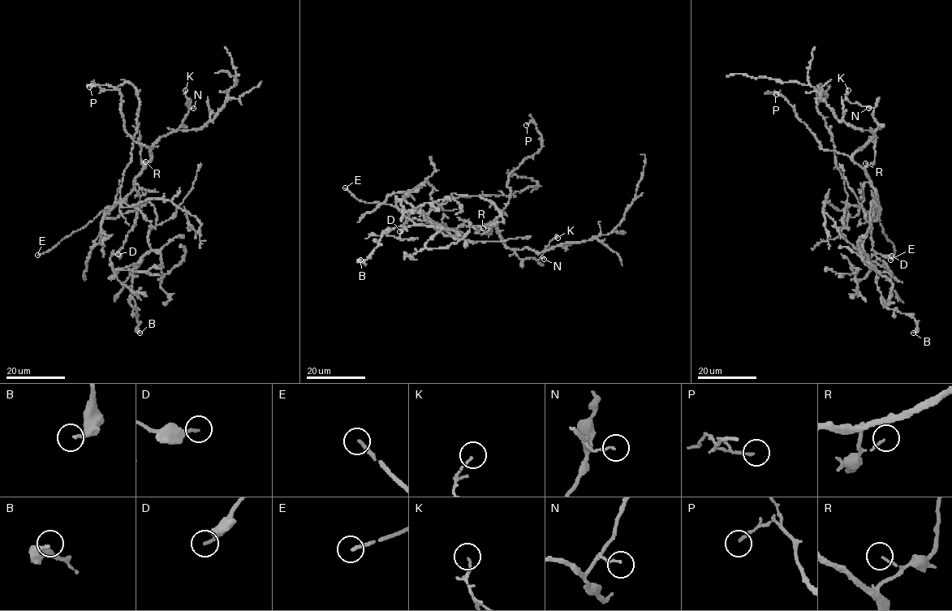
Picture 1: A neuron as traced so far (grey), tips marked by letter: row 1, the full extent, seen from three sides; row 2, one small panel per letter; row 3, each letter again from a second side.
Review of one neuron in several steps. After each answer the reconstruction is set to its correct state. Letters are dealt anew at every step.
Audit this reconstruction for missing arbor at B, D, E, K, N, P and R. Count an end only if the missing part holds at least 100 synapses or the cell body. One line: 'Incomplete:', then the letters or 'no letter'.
Incomplete: E

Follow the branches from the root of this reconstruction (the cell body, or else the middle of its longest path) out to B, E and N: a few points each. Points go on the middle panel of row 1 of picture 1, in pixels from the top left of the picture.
B: (459, 226), (446, 228), (420, 210), (445, 234), (460, 235), (441, 225), (397, 226), (360, 260)
E: (459, 226), (454, 229), (446, 228), (408, 209), (381, 202), (362, 202), (345, 187)
N: (459, 226), (484, 225), (497, 220), (497, 230), (504, 244), (519, 258), (522, 260), (544, 259)

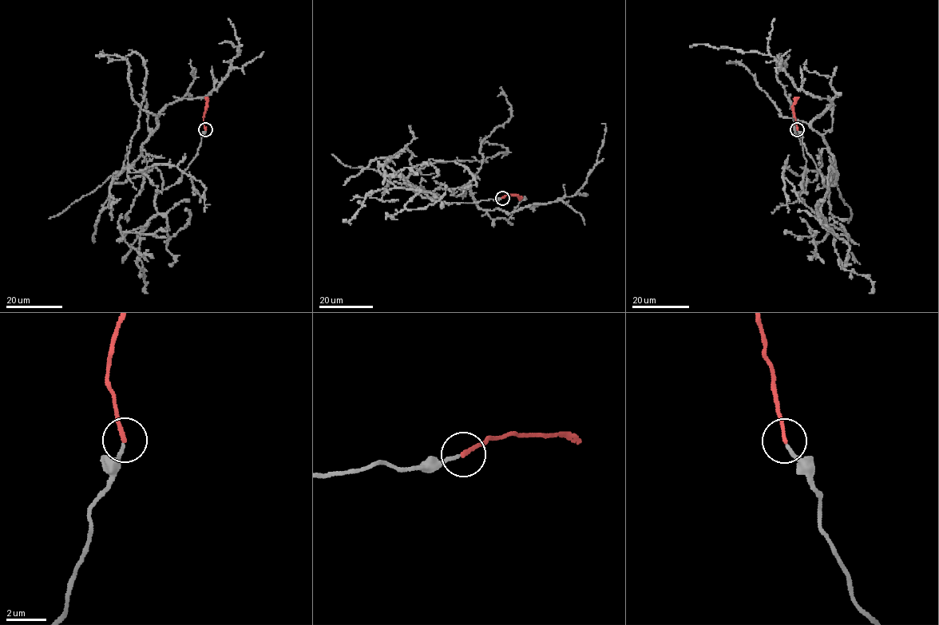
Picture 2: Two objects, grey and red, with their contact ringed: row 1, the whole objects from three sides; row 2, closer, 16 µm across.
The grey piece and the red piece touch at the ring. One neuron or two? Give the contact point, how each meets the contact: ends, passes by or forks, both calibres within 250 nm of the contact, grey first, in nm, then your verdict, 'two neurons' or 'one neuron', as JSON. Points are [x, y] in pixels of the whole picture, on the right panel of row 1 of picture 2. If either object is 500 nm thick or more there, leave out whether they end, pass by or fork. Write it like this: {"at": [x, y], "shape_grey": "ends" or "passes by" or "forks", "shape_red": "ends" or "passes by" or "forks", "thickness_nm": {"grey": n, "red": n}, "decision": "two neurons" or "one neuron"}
{"at": [797, 129], "shape_grey": "ends", "shape_red": "ends", "thickness_nm": {"grey": 160, "red": 170}, "decision": "one neuron"}

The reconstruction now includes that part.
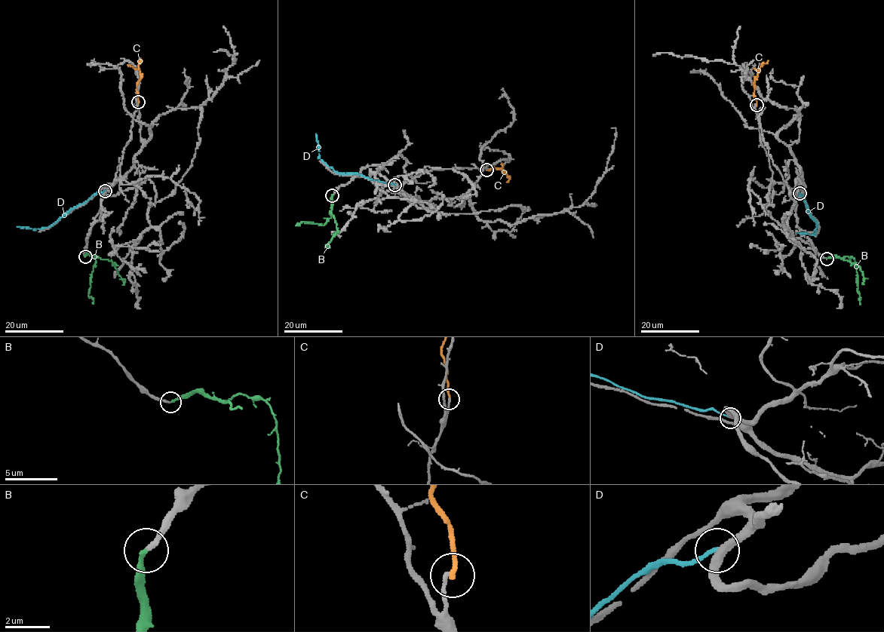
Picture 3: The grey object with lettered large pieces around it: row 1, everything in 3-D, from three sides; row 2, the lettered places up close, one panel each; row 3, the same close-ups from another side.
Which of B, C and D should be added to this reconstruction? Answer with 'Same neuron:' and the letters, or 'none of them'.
Same neuron: B

